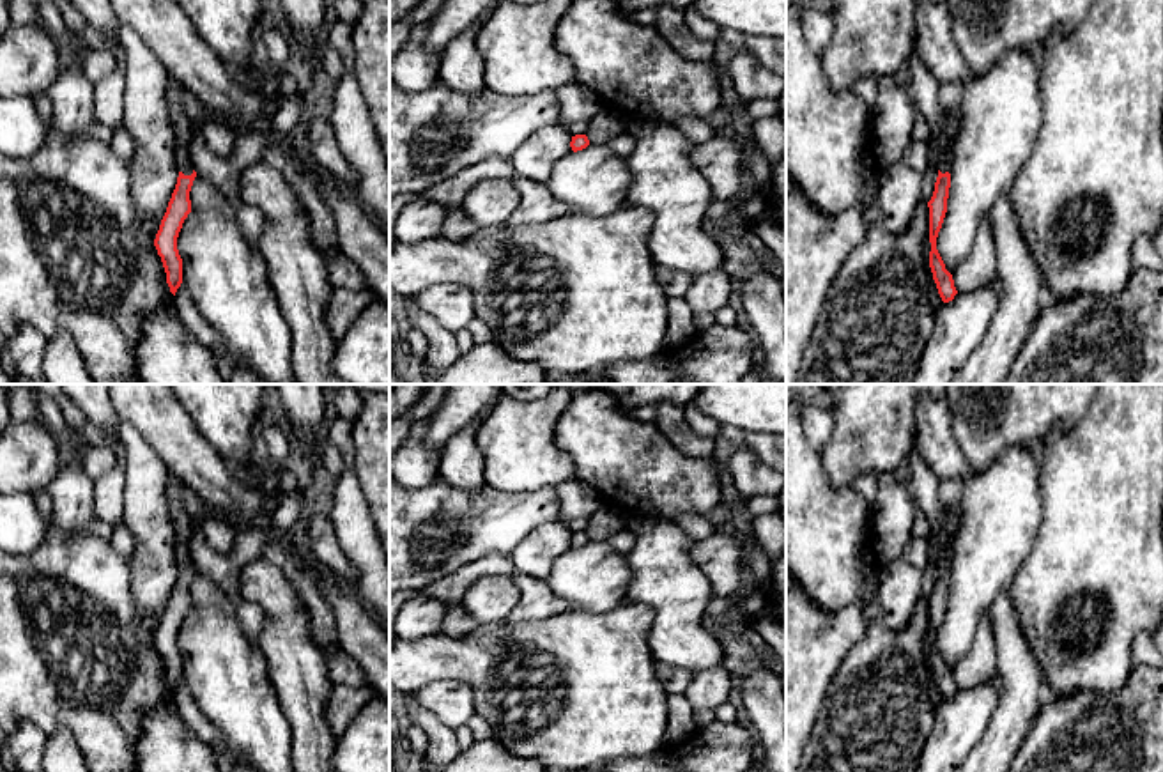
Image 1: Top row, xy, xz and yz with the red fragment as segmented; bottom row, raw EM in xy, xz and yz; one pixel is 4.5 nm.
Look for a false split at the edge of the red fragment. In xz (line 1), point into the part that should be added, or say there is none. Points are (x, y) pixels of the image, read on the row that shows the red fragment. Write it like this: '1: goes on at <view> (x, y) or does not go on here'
1: does not go on here

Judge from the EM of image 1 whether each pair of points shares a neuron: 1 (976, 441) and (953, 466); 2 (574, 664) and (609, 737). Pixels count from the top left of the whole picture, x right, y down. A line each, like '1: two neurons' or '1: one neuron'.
1: two neurons
2: one neuron

